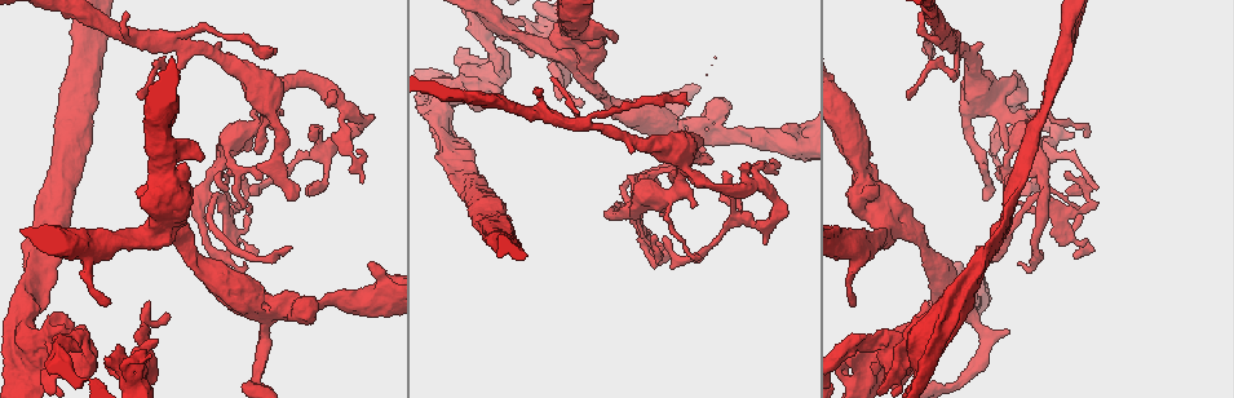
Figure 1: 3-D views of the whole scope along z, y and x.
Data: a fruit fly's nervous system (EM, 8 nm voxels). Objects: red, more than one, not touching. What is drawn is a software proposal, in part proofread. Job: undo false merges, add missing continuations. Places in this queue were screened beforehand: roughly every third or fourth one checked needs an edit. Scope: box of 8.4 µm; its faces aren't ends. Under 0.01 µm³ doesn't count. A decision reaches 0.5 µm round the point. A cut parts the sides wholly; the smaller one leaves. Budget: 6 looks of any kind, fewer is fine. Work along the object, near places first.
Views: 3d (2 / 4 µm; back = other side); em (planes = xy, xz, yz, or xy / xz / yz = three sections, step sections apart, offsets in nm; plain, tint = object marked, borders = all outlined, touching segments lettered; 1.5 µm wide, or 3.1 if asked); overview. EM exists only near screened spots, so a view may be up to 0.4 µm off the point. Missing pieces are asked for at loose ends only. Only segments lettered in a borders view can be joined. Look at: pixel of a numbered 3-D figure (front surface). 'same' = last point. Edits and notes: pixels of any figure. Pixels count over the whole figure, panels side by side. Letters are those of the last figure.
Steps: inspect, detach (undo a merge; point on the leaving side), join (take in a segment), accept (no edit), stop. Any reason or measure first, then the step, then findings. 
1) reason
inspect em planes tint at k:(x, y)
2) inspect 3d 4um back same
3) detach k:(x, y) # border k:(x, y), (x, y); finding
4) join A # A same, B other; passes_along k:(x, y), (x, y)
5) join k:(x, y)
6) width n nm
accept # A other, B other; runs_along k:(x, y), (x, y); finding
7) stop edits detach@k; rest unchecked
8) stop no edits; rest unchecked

an open end
inspect em planes borders at 1:(149, 303)

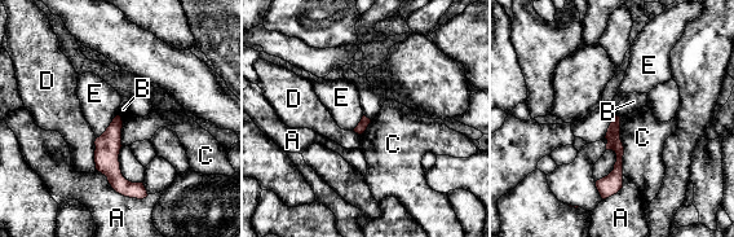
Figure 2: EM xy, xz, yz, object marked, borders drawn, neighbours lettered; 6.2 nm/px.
accept # A other, B other, C other, D other, E other; border 2:(116, 114), (96, 139); no lettered segment goes on from it

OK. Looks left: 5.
touches itself
inspect 3d 4um at 1:(1045, 195)

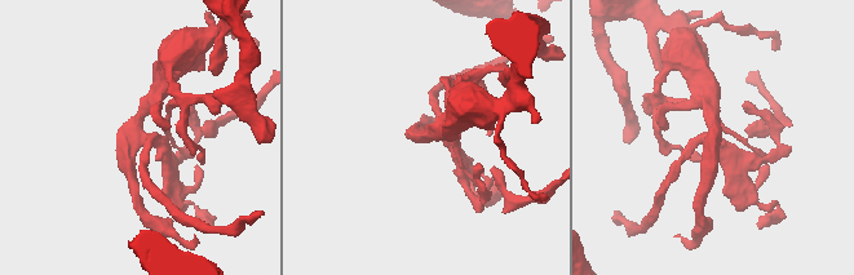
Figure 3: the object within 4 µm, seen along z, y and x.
arms 4
inspect em yz step 4 tint at 3:(426, 135)

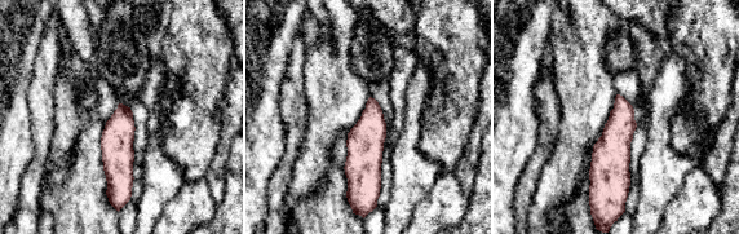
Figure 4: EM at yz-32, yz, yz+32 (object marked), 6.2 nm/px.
cut it another way
inspect em xz step 8 borders same

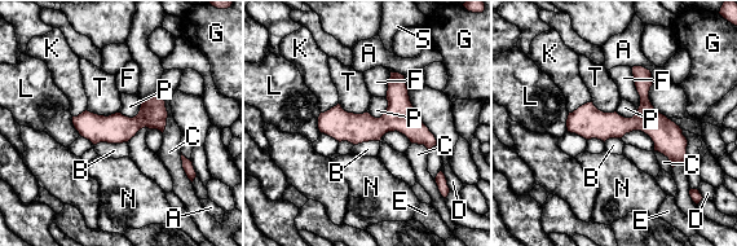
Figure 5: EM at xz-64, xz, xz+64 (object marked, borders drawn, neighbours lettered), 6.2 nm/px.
accept # A other, B other, C other, D other, E other, F other, G other, K other, L other, N other, P other, S other, T other; border 5:(387, 99), (379, 117), (366, 111); one neuron here

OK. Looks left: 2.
free end
inspect em planes borders at 1:(1008, 331)

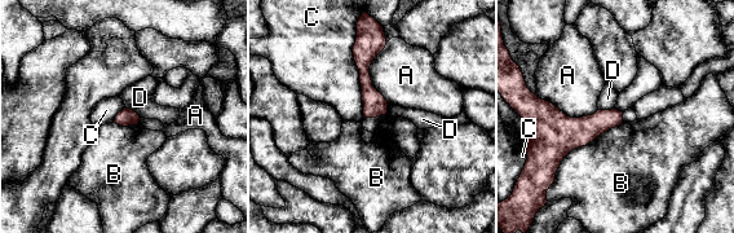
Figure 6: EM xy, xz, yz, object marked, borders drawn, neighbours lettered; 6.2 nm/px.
accept # A other, B other, C other, D other; border 6:(356, 27), (353, 60), (365, 117); no lettered segment goes on from it

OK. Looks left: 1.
stop no edits; rest unchecked

